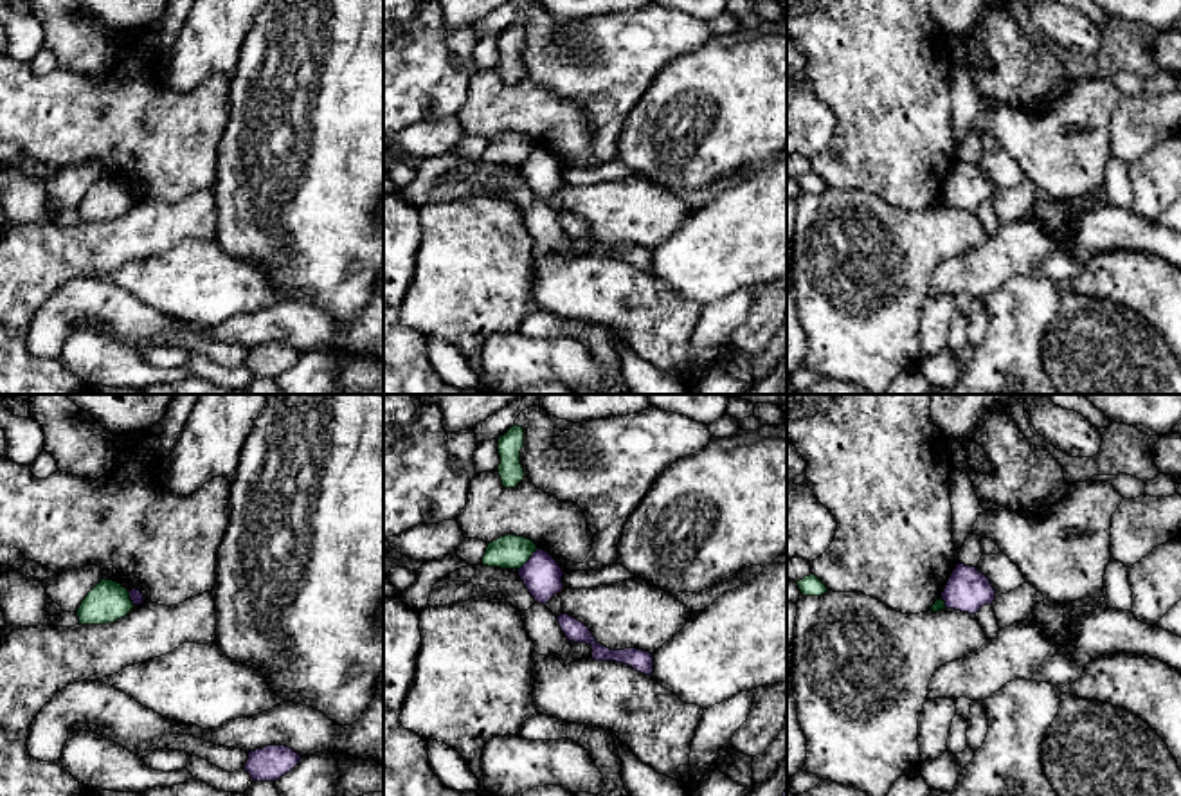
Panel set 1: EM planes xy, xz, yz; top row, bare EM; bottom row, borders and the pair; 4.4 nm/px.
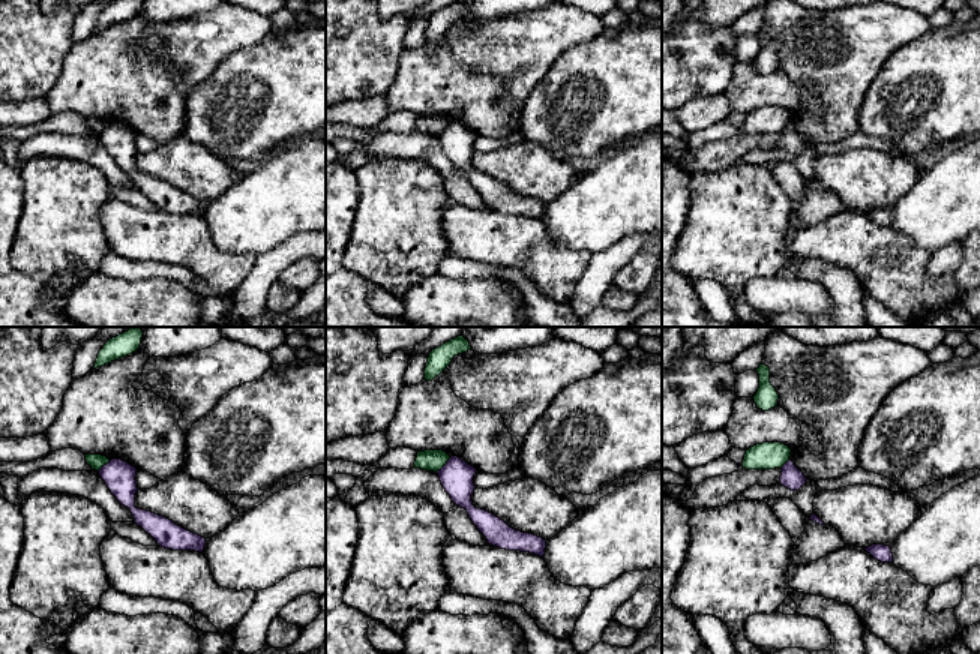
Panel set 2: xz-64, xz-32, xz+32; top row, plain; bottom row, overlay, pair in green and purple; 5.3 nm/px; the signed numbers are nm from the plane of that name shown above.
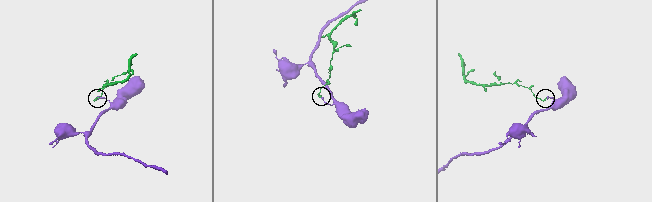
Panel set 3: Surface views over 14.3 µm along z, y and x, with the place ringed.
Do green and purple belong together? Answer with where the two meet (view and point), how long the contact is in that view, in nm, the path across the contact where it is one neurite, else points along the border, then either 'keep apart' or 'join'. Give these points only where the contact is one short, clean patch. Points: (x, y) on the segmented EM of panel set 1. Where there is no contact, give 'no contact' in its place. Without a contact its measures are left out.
meets green in xz at (530, 557); contact 130 nm long; border along xz (537, 548), (519, 569); keep apart

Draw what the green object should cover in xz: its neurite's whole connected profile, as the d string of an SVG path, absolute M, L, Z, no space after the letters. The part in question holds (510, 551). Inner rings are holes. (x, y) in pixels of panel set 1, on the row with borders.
M506 535L488 544L482 565L520 569L536 549L536 544L529 538Z

